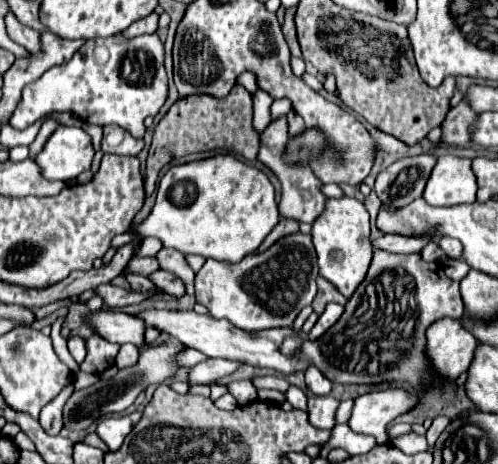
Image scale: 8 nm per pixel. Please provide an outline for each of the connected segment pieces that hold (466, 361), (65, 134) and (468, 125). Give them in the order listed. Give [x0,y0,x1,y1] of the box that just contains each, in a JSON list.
[[425,321,479,383],[35,126,93,181],[441,99,479,147]]

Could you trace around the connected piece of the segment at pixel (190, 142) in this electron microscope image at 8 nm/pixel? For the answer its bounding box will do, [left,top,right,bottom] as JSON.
[145,85,259,195]

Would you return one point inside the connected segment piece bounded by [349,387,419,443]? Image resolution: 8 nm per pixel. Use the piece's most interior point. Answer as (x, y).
(373, 411)

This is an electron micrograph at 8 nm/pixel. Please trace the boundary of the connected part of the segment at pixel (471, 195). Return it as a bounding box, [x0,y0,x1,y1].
[423,155,477,207]

